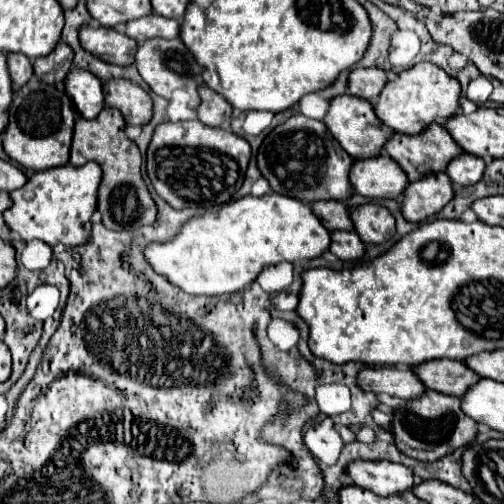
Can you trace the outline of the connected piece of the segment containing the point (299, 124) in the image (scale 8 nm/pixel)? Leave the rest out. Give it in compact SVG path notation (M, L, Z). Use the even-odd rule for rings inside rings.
M302 114L290 116L282 126L278 124L264 138L258 148L256 162L274 192L292 196L306 204L330 198L344 200L352 188L348 180L352 158L344 152L344 148L320 120L312 120Z

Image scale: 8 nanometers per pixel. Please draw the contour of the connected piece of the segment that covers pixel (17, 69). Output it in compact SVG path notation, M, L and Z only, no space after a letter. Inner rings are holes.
M14 52L8 54L8 70L10 70L10 78L16 88L26 84L28 78L34 76L32 62L24 54L14 54Z

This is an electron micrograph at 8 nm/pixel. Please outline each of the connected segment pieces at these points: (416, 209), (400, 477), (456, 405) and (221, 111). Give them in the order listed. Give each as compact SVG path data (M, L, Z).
M444 172L426 174L416 182L410 182L404 190L402 216L408 222L420 222L440 212L452 200L452 182Z
M352 460L348 464L348 478L352 484L380 496L406 492L414 486L412 470L388 460Z
M426 390L422 396L412 398L394 410L390 432L400 452L420 462L434 462L460 446L468 446L478 430L476 422L460 410L460 398Z
M200 84L198 94L200 94L202 102L196 108L196 114L202 124L220 126L224 120L232 118L232 106L220 94L216 94L212 88L208 88L206 84Z

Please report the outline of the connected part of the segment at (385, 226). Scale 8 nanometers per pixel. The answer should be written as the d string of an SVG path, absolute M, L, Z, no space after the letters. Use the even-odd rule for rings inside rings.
M362 204L352 212L354 230L364 244L382 244L394 236L394 218L380 204Z

